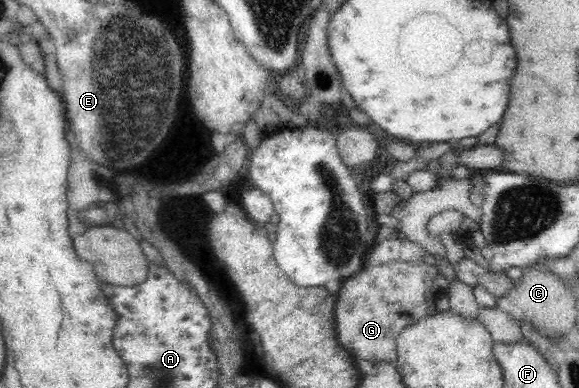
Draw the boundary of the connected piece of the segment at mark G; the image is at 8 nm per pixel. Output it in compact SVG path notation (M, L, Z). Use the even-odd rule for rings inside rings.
M393 262L389 265L378 265L375 268L363 266L358 273L342 280L341 283L341 293L335 309L339 345L355 360L365 359L373 367L377 363L388 363L399 371L396 337L408 325L417 323L422 317L433 313L436 310L437 301L447 294L449 285L450 283L443 276L443 271L437 271L427 263L411 265Z

